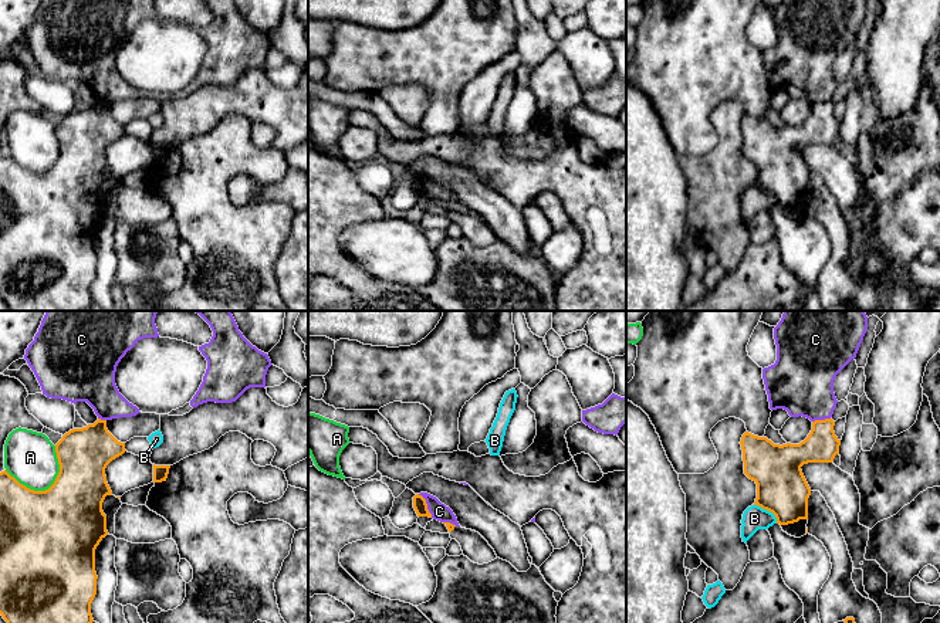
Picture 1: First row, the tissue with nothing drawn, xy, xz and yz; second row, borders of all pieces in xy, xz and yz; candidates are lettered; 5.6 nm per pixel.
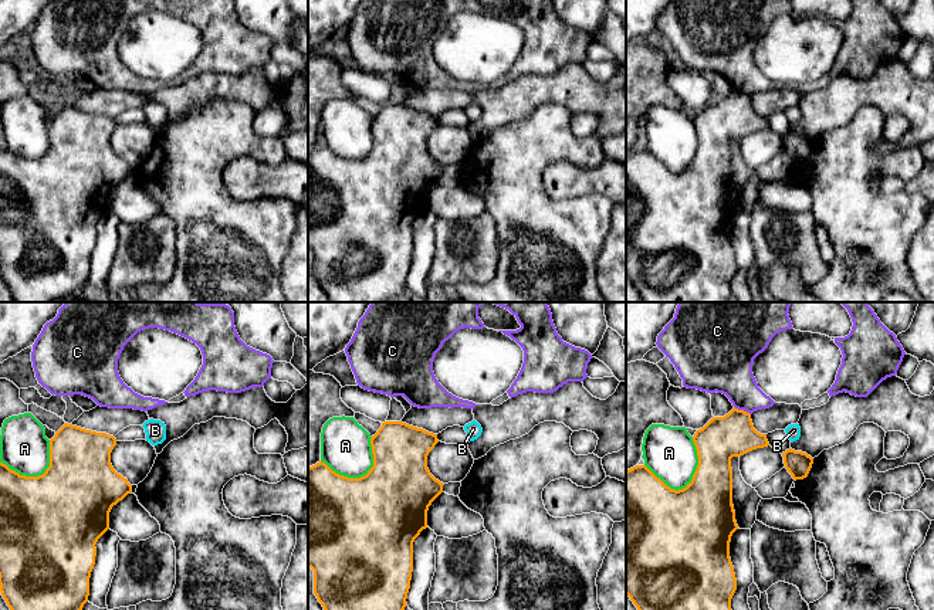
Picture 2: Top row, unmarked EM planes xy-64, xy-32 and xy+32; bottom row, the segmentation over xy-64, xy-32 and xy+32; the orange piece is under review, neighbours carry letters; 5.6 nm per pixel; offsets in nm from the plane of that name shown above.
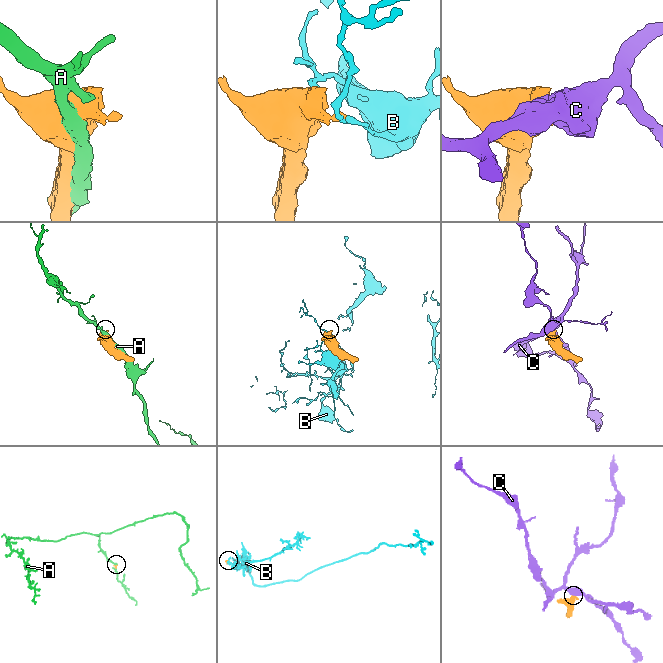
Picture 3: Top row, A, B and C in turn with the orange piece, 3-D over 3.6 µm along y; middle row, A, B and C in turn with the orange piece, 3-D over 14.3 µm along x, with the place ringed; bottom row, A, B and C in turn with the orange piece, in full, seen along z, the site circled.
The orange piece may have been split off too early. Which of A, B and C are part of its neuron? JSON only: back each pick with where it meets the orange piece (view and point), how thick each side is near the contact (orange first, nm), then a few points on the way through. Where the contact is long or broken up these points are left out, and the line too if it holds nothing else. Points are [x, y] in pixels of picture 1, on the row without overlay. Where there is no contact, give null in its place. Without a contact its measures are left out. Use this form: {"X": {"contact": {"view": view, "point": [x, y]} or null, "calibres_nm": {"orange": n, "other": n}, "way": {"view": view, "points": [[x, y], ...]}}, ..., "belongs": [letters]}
{"belongs": []}

